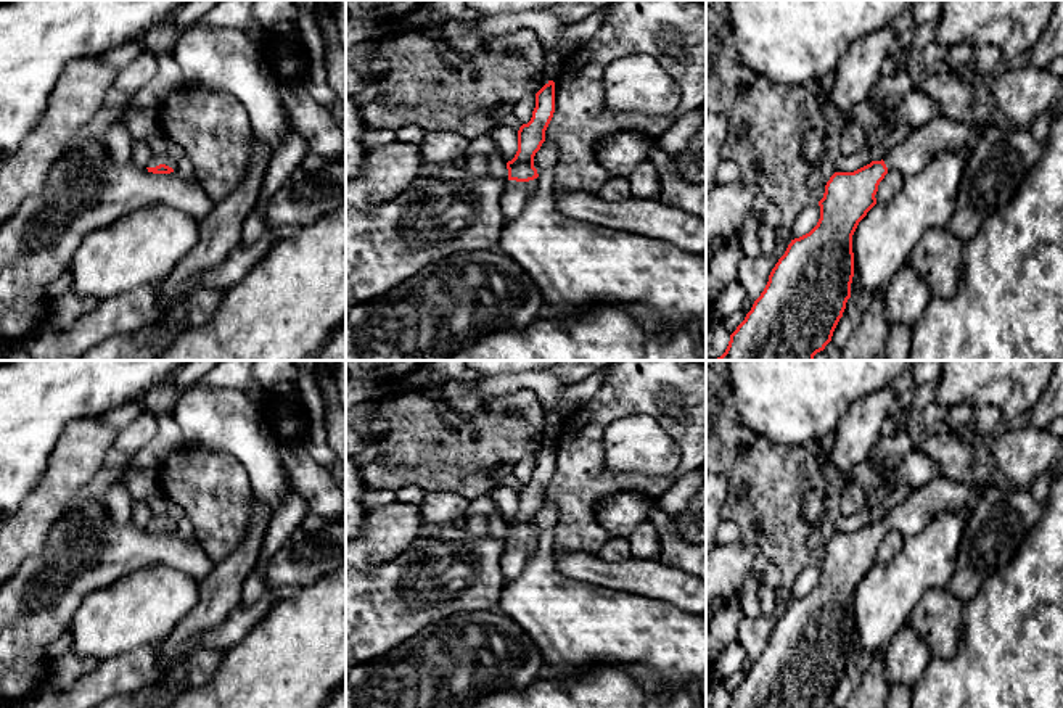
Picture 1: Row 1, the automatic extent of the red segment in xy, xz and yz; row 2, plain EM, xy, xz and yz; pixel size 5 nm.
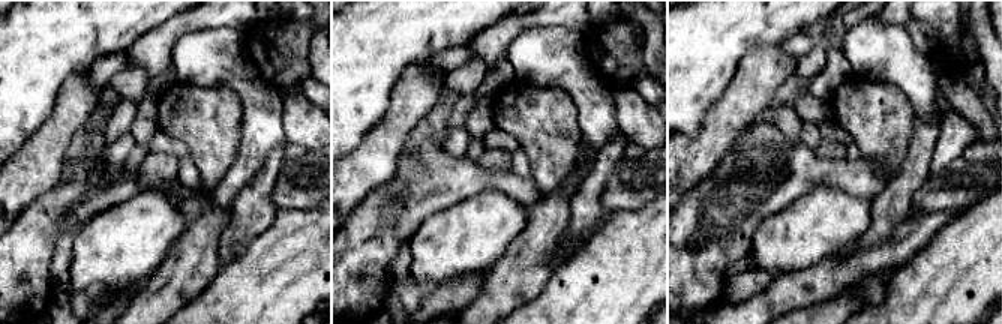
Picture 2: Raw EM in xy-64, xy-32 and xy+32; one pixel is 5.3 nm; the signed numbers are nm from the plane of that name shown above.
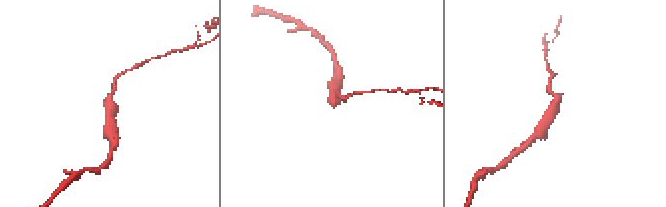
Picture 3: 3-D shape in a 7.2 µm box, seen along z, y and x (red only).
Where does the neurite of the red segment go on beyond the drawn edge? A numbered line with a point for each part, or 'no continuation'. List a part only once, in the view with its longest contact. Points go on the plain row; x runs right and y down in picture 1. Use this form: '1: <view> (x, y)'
1: xz (517, 555)

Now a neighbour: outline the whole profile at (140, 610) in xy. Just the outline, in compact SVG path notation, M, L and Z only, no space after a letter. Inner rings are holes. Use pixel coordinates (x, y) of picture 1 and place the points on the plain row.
M150 563L92 592L71 624L72 652L96 660L159 645L199 600L199 581Z

